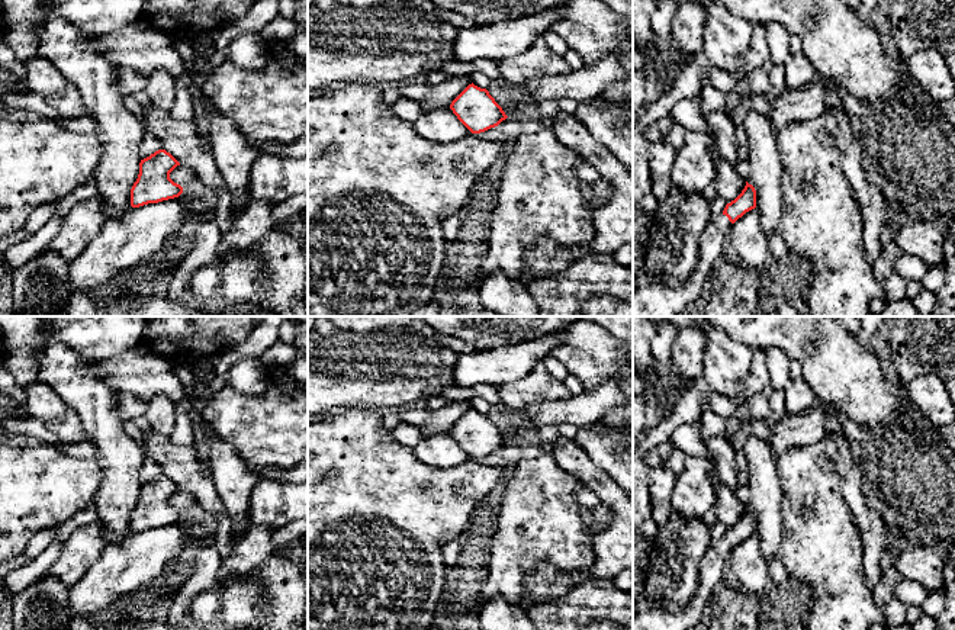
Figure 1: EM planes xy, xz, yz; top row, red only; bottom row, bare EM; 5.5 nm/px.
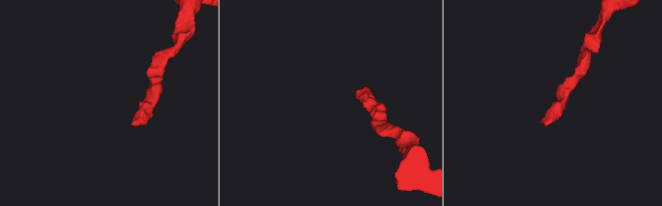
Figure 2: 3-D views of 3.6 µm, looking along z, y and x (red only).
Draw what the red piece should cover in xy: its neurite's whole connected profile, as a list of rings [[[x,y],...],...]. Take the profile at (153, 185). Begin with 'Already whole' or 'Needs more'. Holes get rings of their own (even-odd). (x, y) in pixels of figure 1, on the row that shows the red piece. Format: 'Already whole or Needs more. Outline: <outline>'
Already whole. Outline: [[[165,150],[141,160],[138,179],[131,189],[131,206],[139,208],[179,197],[183,187],[170,179],[177,165],[180,163]]]

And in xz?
Already whole. Outline: [[[473,83],[451,102],[450,109],[472,134],[495,128],[508,118],[489,91]]]

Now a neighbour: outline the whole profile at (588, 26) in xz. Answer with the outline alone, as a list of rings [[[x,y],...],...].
[[[567,0],[559,10],[562,16],[550,30],[581,55],[583,65],[595,65],[601,58],[615,55],[624,68],[624,81],[607,87],[597,97],[633,103],[633,35],[626,20],[598,0]]]

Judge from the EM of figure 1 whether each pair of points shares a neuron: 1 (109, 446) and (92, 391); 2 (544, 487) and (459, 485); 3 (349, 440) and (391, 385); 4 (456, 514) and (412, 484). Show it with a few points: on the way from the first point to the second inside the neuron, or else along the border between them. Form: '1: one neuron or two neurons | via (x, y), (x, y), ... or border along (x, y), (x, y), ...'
1: one neuron | via (106, 433), (96, 404)
2: two neurons | border along (508, 472), (495, 498)
3: two neurons | border along (346, 407), (369, 407), (380, 411)
4: one neuron | via (444, 505), (433, 505), (423, 495)

